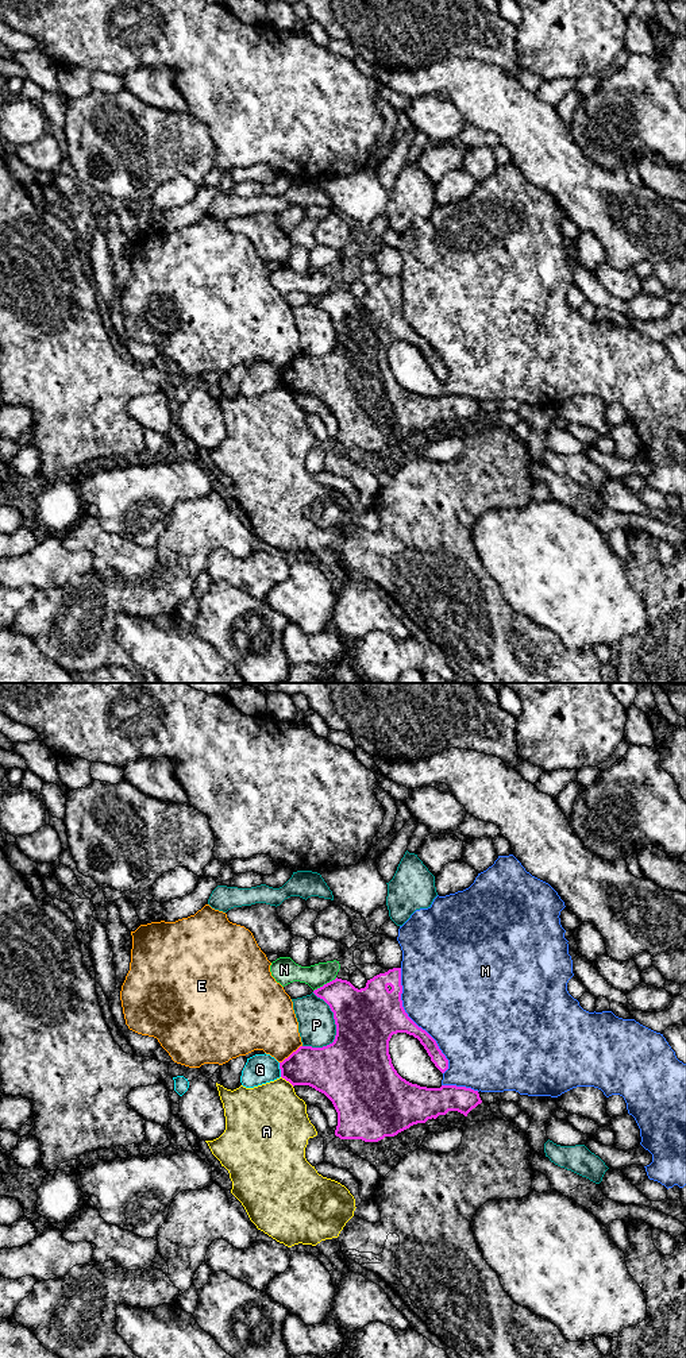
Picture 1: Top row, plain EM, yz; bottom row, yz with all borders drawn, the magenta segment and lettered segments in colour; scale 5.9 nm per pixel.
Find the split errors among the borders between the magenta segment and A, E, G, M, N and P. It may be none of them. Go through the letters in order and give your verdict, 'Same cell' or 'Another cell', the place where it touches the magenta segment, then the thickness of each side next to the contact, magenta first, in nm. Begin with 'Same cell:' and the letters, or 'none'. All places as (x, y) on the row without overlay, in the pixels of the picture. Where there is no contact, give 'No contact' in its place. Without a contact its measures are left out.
Same cell: none
A: Another cell. Touches magenta at yz (288, 389). Thickness 280 nm (magenta) against 420 nm
E: Another cell. Touches magenta at yz (292, 362). Thickness 280 nm (magenta) against 360 nm
G: Another cell. Touches magenta at yz (280, 377). Thickness 260 nm (magenta) against 180 nm
M: Another cell. Touches magenta at yz (413, 331). Thickness 340 nm (magenta) against 500 nm
N: Another cell. Touches magenta at yz (324, 293). Thickness 280 nm (magenta) against 160 nm
P: Another cell. Touches magenta at yz (335, 330). Thickness 360 nm (magenta) against 220 nm

